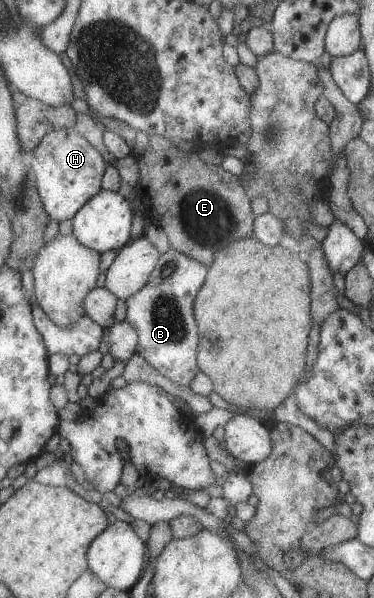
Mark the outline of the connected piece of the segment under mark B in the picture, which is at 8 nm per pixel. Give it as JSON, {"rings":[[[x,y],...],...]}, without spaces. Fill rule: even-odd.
{"rings":[[[169,248],[159,255],[145,286],[124,300],[125,320],[137,333],[134,352],[161,376],[182,387],[187,387],[199,371],[196,363],[197,325],[192,306],[207,271],[205,265]]]}

